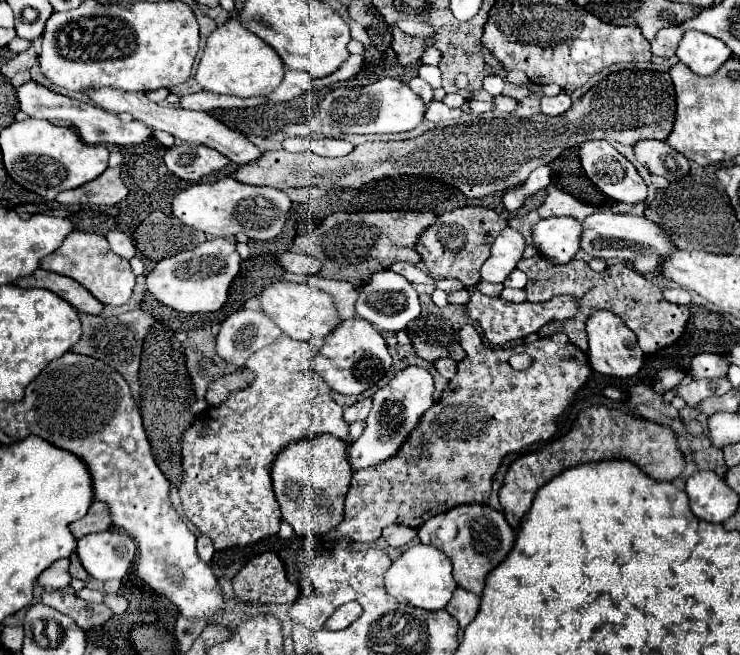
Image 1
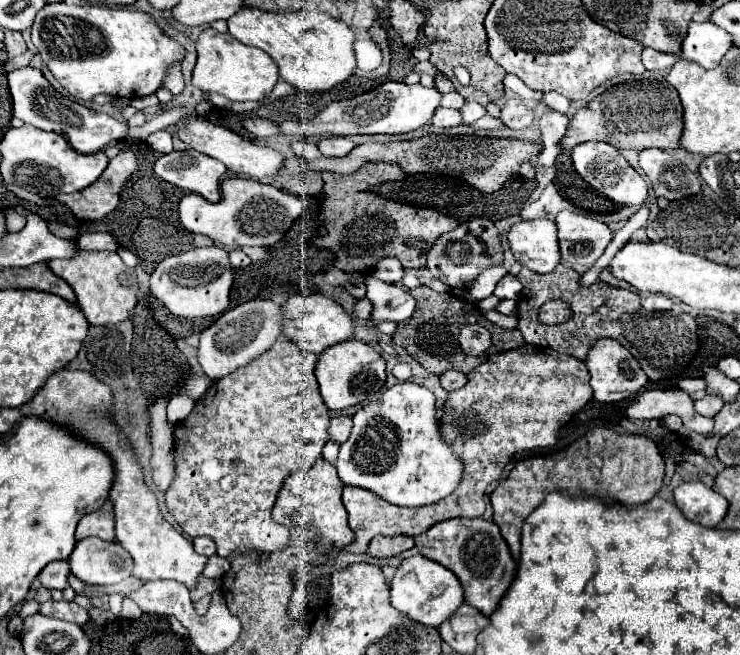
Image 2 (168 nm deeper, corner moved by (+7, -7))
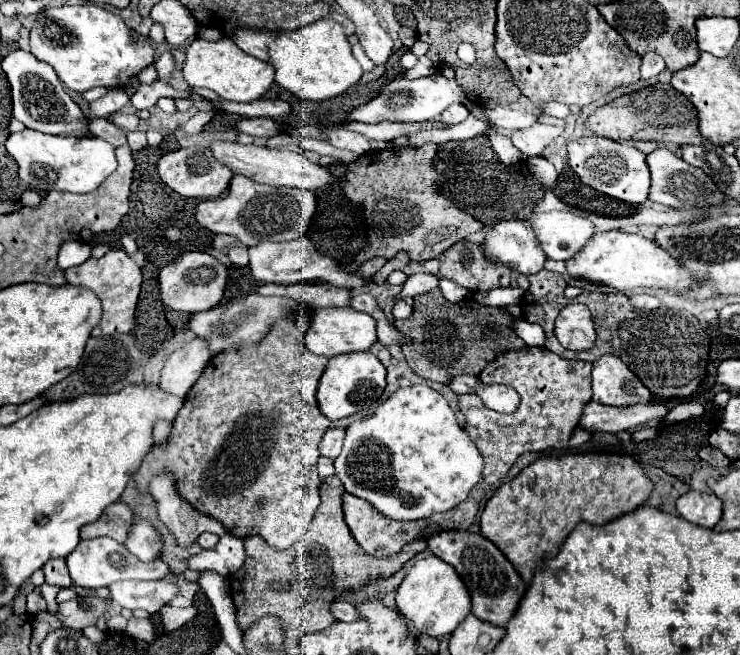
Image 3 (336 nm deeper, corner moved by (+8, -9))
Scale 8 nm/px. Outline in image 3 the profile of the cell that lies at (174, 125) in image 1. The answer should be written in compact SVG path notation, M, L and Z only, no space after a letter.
M215 141L211 147L211 153L217 161L223 165L229 165L233 173L245 175L257 183L269 183L269 185L285 185L285 187L299 187L307 191L315 191L319 187L325 187L331 183L331 173L311 163L305 155L289 149L271 149L271 147L255 147L255 145L241 145L241 143L229 143L229 141Z

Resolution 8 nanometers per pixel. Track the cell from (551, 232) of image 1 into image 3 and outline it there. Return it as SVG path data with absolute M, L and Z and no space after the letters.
M503 221L495 225L483 245L491 259L523 275L539 273L547 261L529 221Z

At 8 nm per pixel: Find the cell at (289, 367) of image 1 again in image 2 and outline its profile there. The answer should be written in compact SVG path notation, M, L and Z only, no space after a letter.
M280 335L274 345L276 347L270 347L270 351L266 351L264 355L260 355L258 359L248 363L246 367L240 367L238 371L234 371L234 373L214 381L210 385L210 389L196 401L192 413L184 421L180 421L176 425L176 431L174 431L176 479L172 481L172 487L168 489L168 509L174 515L176 523L182 527L182 531L188 533L190 537L200 537L200 535L212 537L216 541L220 557L228 557L232 551L238 551L238 553L246 553L246 551L268 551L268 553L274 553L274 551L282 551L282 549L288 547L288 535L290 535L288 529L272 519L272 507L274 507L276 495L278 495L280 487L284 485L286 477L290 473L294 473L294 471L308 471L316 463L316 459L320 457L322 447L328 443L330 413L328 413L328 409L326 409L326 405L324 405L324 401L320 397L318 381L316 381L316 375L314 375L314 367L316 367L318 355L302 351L294 341L286 339L286 335Z

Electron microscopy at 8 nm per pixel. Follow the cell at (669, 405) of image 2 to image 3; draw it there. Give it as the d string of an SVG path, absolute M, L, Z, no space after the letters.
M589 401L583 409L581 427L589 431L609 431L619 433L647 423L659 423L669 413L665 401L653 401L645 405L627 405L627 407L607 407L597 401Z

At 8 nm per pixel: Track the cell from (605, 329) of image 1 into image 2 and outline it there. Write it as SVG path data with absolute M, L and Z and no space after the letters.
M598 339L596 345L588 351L588 357L586 357L586 367L590 371L590 385L594 389L594 399L600 401L600 403L616 403L616 401L622 401L634 393L638 393L648 377L646 373L640 369L638 361L630 355L630 351L626 351L618 341L614 339Z

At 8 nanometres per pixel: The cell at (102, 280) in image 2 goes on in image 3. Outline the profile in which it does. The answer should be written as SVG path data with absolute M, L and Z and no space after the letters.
M113 249L107 255L103 255L101 259L89 257L85 263L67 269L65 277L67 277L69 285L75 285L75 287L81 285L81 287L91 289L103 303L101 323L93 329L91 336L107 337L113 333L133 331L133 327L135 327L133 317L135 317L135 307L137 307L143 277L141 277L141 269L137 267L137 263L131 257L127 257L123 249Z

